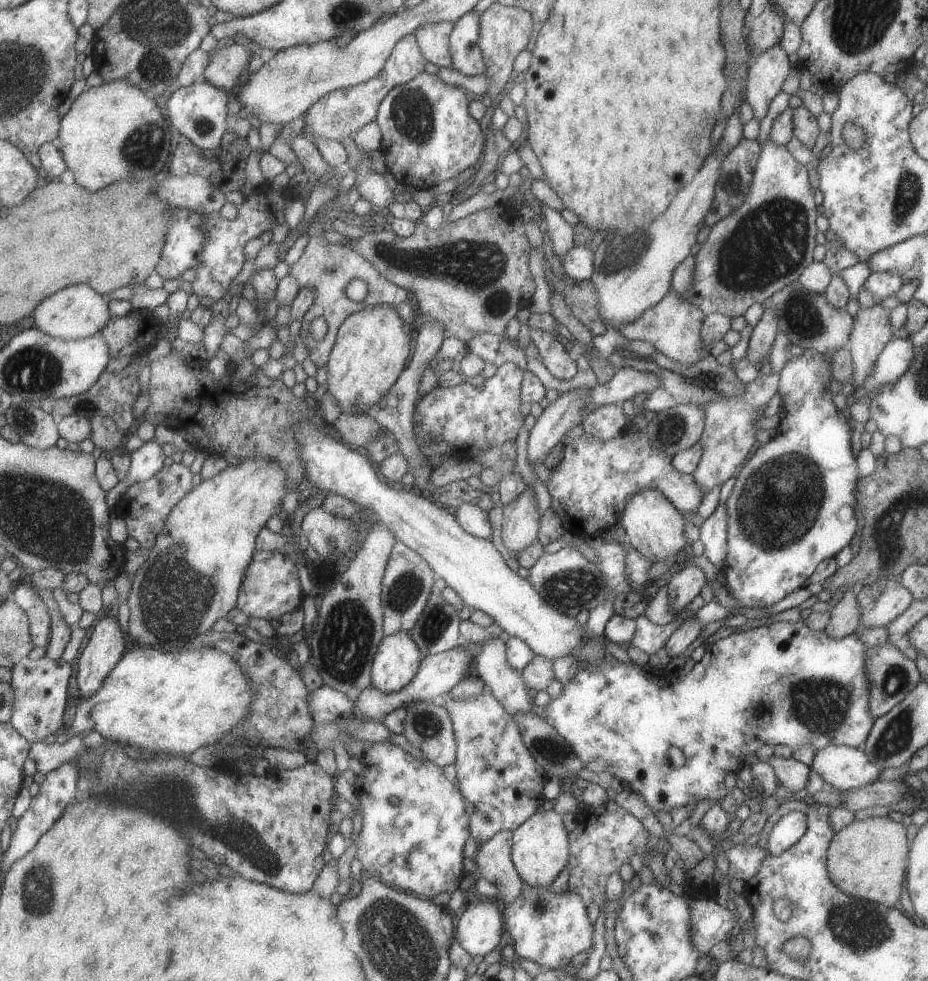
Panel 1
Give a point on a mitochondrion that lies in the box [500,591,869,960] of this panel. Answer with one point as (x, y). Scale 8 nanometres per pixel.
(822, 706)

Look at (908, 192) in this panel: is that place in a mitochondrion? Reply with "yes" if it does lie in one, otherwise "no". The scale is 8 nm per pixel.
yes

